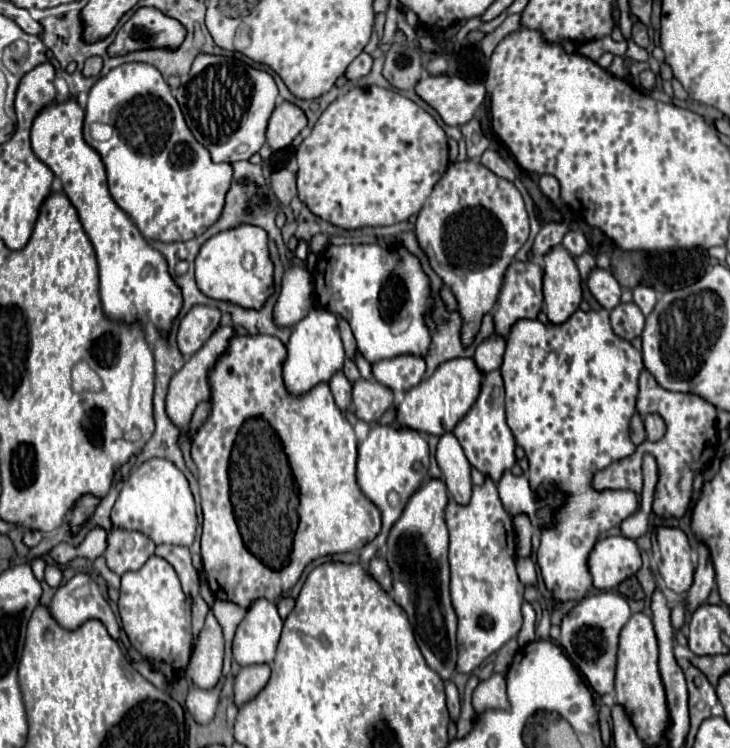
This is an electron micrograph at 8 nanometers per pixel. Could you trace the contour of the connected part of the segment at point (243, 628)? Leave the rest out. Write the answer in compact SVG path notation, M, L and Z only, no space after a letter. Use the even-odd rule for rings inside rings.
M261 598L255 600L247 616L235 630L233 658L239 666L271 664L275 658L283 620L277 614L273 602Z

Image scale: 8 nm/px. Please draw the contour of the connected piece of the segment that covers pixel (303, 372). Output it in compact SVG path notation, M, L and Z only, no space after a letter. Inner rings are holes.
M311 308L309 314L299 320L287 344L287 360L283 366L283 378L291 394L305 394L319 382L329 382L329 378L343 368L345 352L339 336L337 316L325 308Z

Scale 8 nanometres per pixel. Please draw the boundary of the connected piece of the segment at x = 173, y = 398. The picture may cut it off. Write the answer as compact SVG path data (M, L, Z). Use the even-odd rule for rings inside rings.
M221 326L217 328L217 332L211 336L211 340L195 354L191 356L185 366L181 368L181 372L177 372L173 376L173 380L169 382L169 390L167 390L167 398L165 398L165 412L169 412L169 420L173 420L173 424L177 424L177 428L187 428L189 426L189 420L193 416L193 410L195 406L201 402L201 400L209 400L211 398L211 392L209 392L209 382L207 382L207 376L209 376L209 370L215 366L215 360L219 354L223 354L227 350L227 342L229 338L235 334L235 330L231 326Z

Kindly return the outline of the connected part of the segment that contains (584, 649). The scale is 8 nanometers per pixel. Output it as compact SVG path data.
M599 592L585 596L577 606L565 614L561 624L561 638L559 644L569 656L569 660L577 666L577 670L585 676L589 686L597 694L613 692L615 680L615 656L617 656L617 640L619 632L629 620L631 610L627 600L615 592Z

